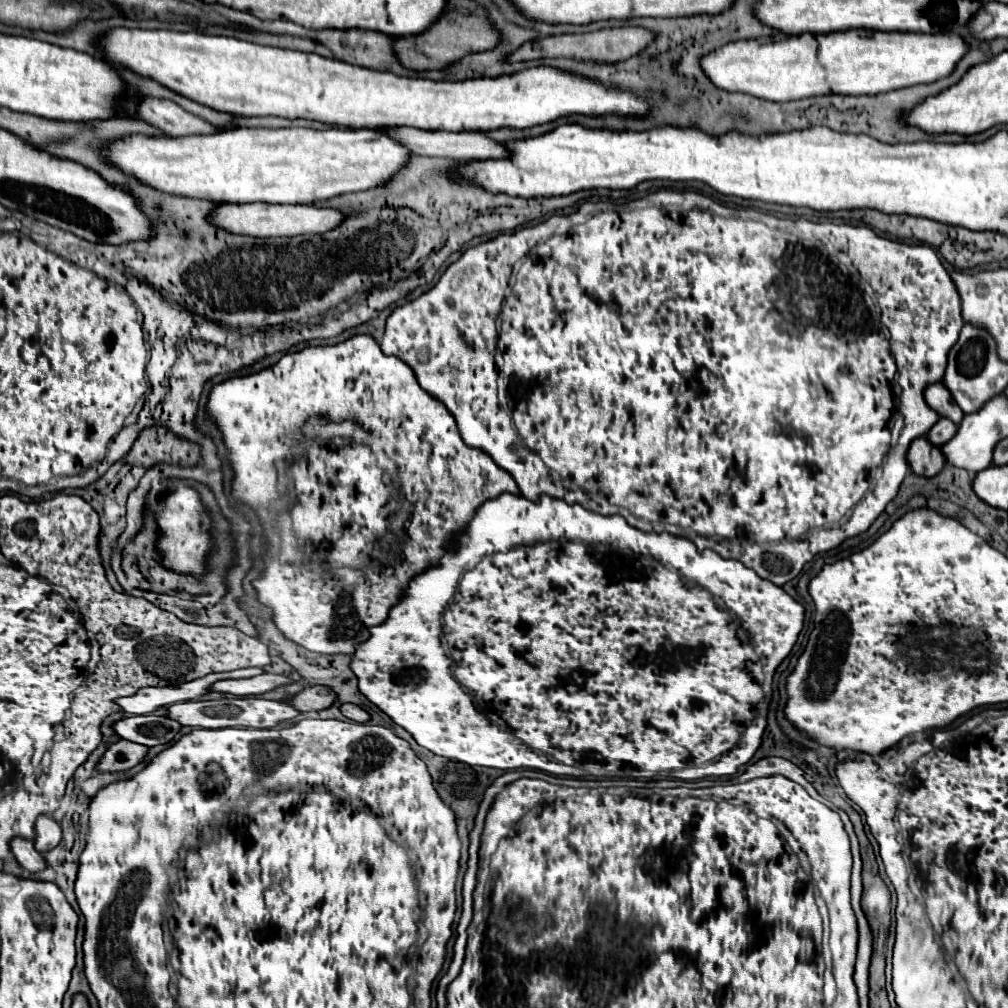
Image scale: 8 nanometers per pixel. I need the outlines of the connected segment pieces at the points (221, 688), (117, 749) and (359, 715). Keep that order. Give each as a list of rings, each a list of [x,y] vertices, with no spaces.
[[[261,674],[255,678],[247,678],[247,680],[221,680],[221,682],[215,682],[211,690],[233,694],[233,696],[257,696],[257,694],[265,694],[265,692],[271,692],[275,688],[289,686],[289,684],[293,684],[293,680],[287,676]]]
[[[119,740],[119,742],[115,742],[107,748],[105,756],[99,762],[99,770],[101,772],[131,770],[133,766],[143,762],[147,752],[149,752],[149,748],[143,746],[143,744],[129,742],[129,740]]]
[[[341,704],[341,712],[343,712],[343,716],[347,716],[349,720],[355,720],[355,722],[361,722],[361,724],[365,724],[365,722],[369,722],[369,712],[367,710],[363,710],[361,706],[357,706],[357,704]]]

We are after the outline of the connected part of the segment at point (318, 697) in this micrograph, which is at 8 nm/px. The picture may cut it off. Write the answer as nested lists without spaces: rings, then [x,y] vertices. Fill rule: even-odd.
[[[309,686],[303,692],[299,692],[297,696],[293,696],[291,704],[301,712],[325,710],[335,702],[335,698],[337,698],[337,694],[327,686]]]

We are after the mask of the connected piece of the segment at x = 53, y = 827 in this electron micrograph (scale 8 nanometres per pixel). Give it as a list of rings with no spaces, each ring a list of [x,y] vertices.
[[[39,816],[37,818],[37,824],[35,824],[35,830],[37,830],[37,836],[35,836],[35,848],[45,854],[49,850],[53,850],[61,838],[63,838],[63,830],[61,826],[49,818],[49,816]]]

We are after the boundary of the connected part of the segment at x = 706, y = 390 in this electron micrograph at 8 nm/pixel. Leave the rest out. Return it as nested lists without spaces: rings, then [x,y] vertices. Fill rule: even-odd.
[[[659,189],[627,203],[586,201],[573,214],[553,214],[545,221],[525,227],[513,234],[501,234],[493,240],[465,250],[463,256],[445,270],[445,274],[429,292],[391,312],[391,316],[387,318],[385,336],[381,340],[381,350],[409,364],[421,388],[449,408],[449,412],[457,420],[465,444],[487,452],[503,470],[507,470],[513,476],[515,482],[521,480],[517,486],[525,498],[535,502],[537,498],[547,494],[551,498],[565,500],[567,504],[577,502],[583,508],[597,514],[619,514],[627,520],[627,524],[643,532],[669,532],[673,536],[685,536],[691,542],[695,542],[699,550],[709,548],[717,552],[721,558],[739,560],[747,568],[755,570],[761,578],[771,580],[777,586],[783,586],[785,582],[793,580],[817,552],[831,550],[839,546],[843,540],[865,532],[873,524],[873,520],[885,510],[885,506],[895,498],[905,474],[909,472],[909,444],[915,438],[925,436],[931,430],[931,426],[935,426],[935,422],[939,420],[939,414],[923,400],[923,390],[927,384],[939,382],[943,378],[947,354],[951,346],[957,342],[959,332],[965,324],[961,316],[961,298],[957,286],[931,246],[901,244],[877,236],[869,226],[853,226],[844,221],[815,223],[802,216],[801,219],[792,220],[757,209],[730,208],[690,189]],[[521,258],[525,260],[519,272],[515,274],[511,294],[505,298],[503,294],[505,290],[509,290],[509,284],[505,288],[505,282],[509,282],[513,264]],[[883,324],[891,332],[891,348],[889,340],[885,338]],[[553,342],[559,348],[557,354],[561,354],[557,356],[557,364],[549,364],[553,360]],[[421,348],[429,350],[427,362],[419,360]],[[497,348],[503,352],[505,360],[503,402],[509,402],[510,412],[507,408],[501,407],[497,398]],[[855,362],[859,362],[863,378],[855,378]],[[895,384],[900,388],[898,396],[894,393]],[[879,466],[883,466],[883,478],[875,480],[875,470]]]

